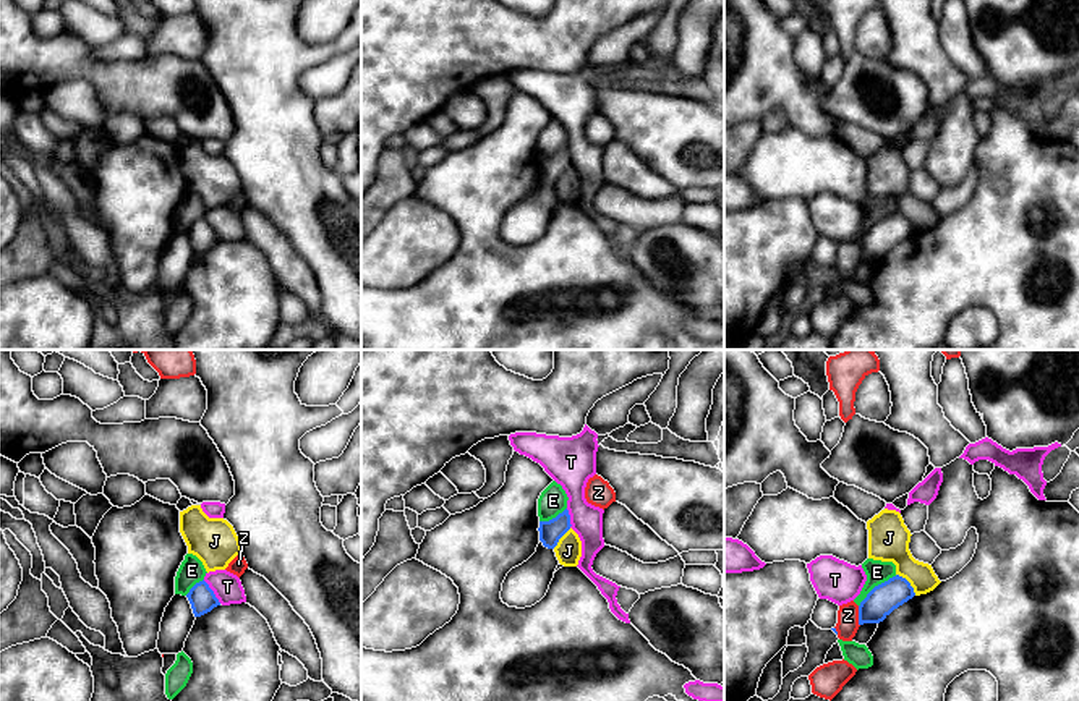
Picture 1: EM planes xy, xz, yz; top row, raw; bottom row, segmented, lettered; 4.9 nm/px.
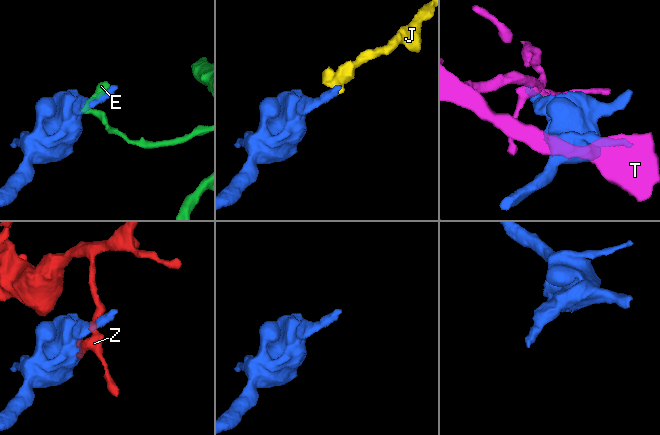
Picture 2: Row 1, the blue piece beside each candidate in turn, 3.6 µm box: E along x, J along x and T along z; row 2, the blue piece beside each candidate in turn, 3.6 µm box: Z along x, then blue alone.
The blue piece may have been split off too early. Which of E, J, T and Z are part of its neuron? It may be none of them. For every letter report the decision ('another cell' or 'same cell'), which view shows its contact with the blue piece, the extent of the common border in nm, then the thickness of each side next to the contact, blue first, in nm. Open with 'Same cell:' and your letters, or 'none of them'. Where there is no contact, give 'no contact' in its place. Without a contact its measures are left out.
Same cell: none of them
E: another cell | yz | 240 nm | 150/120 nm
J: another cell | yz | 150 nm | 150/200 nm
T: another cell | xy | 150 nm | 130/140 nm
Z: another cell | yz | 100 nm | 150/110 nm

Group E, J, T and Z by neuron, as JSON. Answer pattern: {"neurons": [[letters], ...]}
{"neurons": [["E"], ["J"], ["T"], ["Z"]]}

